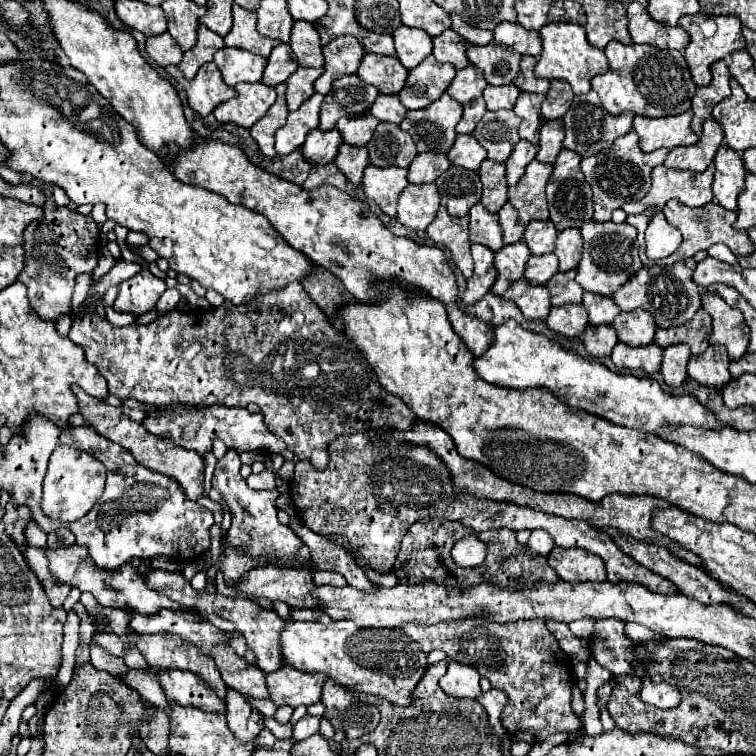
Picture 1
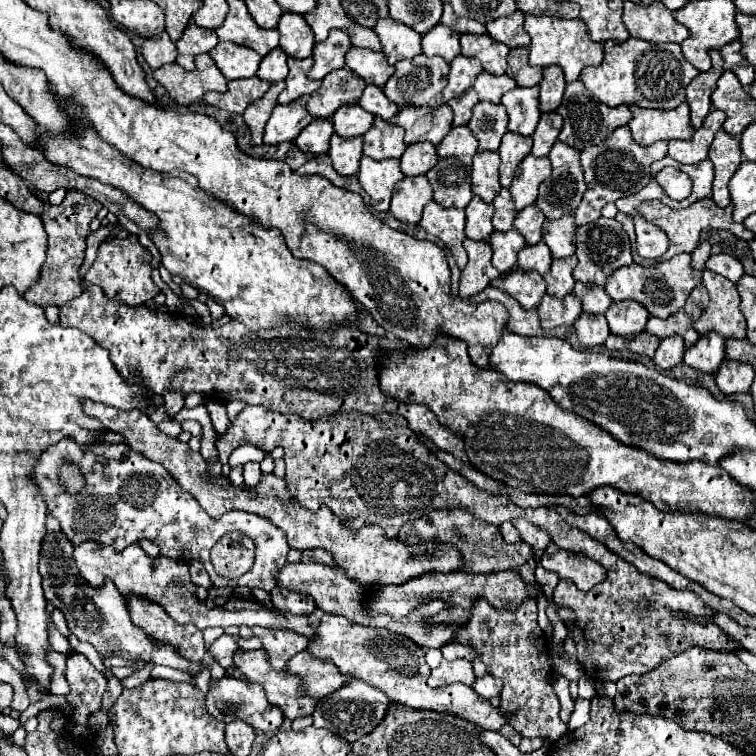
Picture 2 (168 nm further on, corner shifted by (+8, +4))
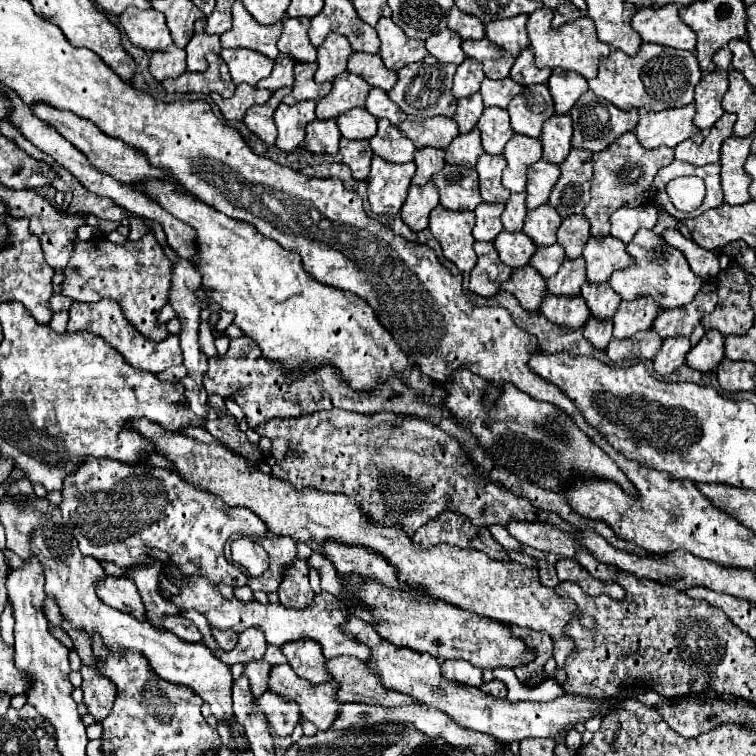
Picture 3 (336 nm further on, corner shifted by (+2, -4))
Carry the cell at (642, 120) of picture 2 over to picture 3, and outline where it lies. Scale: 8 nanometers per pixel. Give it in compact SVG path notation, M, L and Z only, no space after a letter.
M692 103L680 109L664 109L658 113L640 109L636 137L646 149L656 149L660 145L676 147L686 139L692 139L694 143L702 143L704 135L700 129L696 129L692 117L694 117Z

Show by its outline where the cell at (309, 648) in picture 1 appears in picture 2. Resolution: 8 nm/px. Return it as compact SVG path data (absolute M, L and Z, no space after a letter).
M318 609L308 615L308 623L314 629L314 639L310 639L306 647L310 655L326 663L334 663L342 675L354 675L354 679L362 679L384 691L390 701L414 709L434 709L440 713L464 715L466 719L490 731L498 731L506 723L506 717L502 717L488 701L478 699L472 687L462 687L460 683L444 689L428 687L426 679L430 675L430 667L424 661L424 649L406 635L398 635L386 627L366 627L352 623L342 615L330 615Z

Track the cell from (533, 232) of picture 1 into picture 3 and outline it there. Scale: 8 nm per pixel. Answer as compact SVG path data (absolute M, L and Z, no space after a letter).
M540 205L538 209L528 211L528 219L524 223L524 233L528 233L528 237L538 245L538 247L546 247L546 245L554 245L556 243L556 231L562 223L562 217L558 215L558 211L552 205Z

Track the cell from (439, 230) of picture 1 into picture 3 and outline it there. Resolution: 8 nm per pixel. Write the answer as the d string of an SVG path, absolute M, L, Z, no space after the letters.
M438 205L430 215L430 231L436 241L442 245L442 253L448 261L452 261L460 271L470 271L474 261L474 213L468 211L450 211Z

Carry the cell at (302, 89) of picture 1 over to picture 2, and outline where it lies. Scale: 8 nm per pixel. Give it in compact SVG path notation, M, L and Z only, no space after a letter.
M288 57L288 67L290 67L290 73L286 77L286 89L278 97L280 105L288 105L288 103L296 101L302 95L314 93L320 87L320 81L310 81L306 77L306 73L312 67L312 59L310 57L302 59L302 61L294 59L294 57Z

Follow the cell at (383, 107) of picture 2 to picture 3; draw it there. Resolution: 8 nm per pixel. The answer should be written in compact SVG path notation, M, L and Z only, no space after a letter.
M380 89L370 91L370 95L366 99L366 109L376 119L388 119L394 125L398 125L398 123L402 123L406 119L406 113L394 101L390 101L386 91L380 91Z

